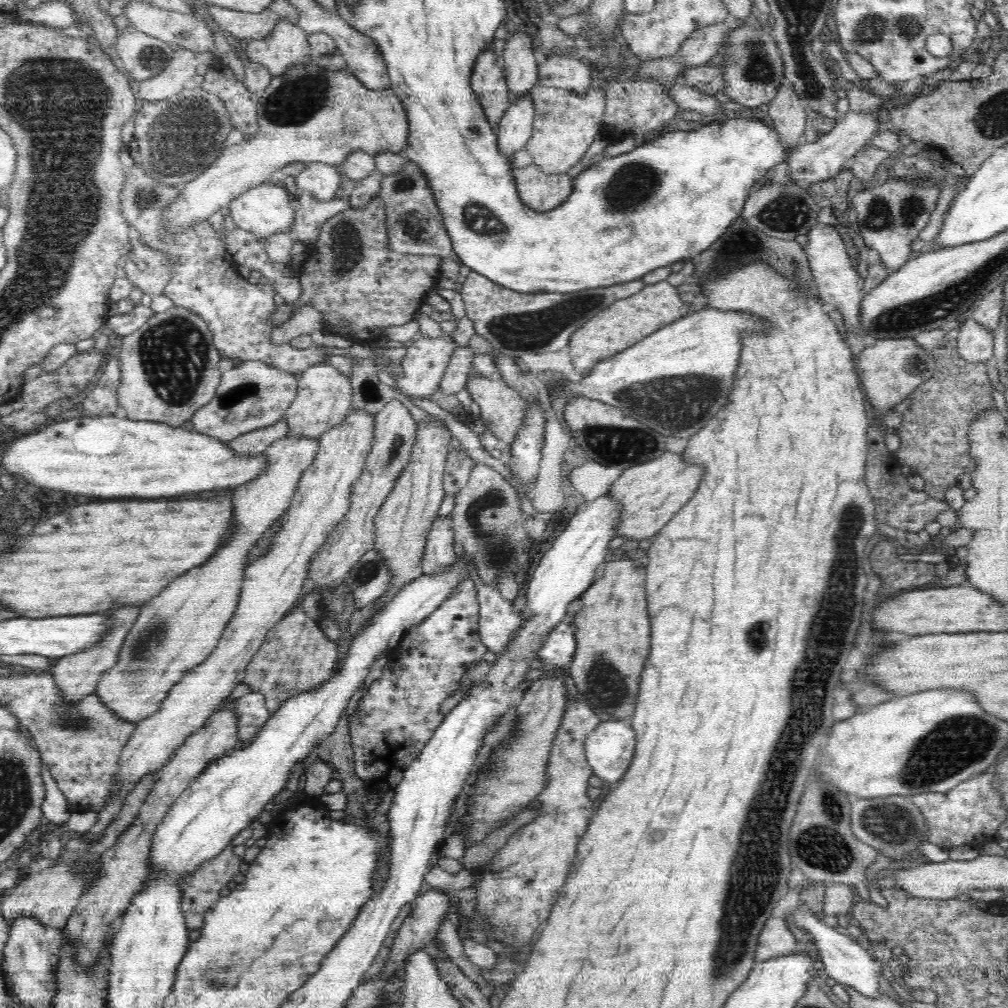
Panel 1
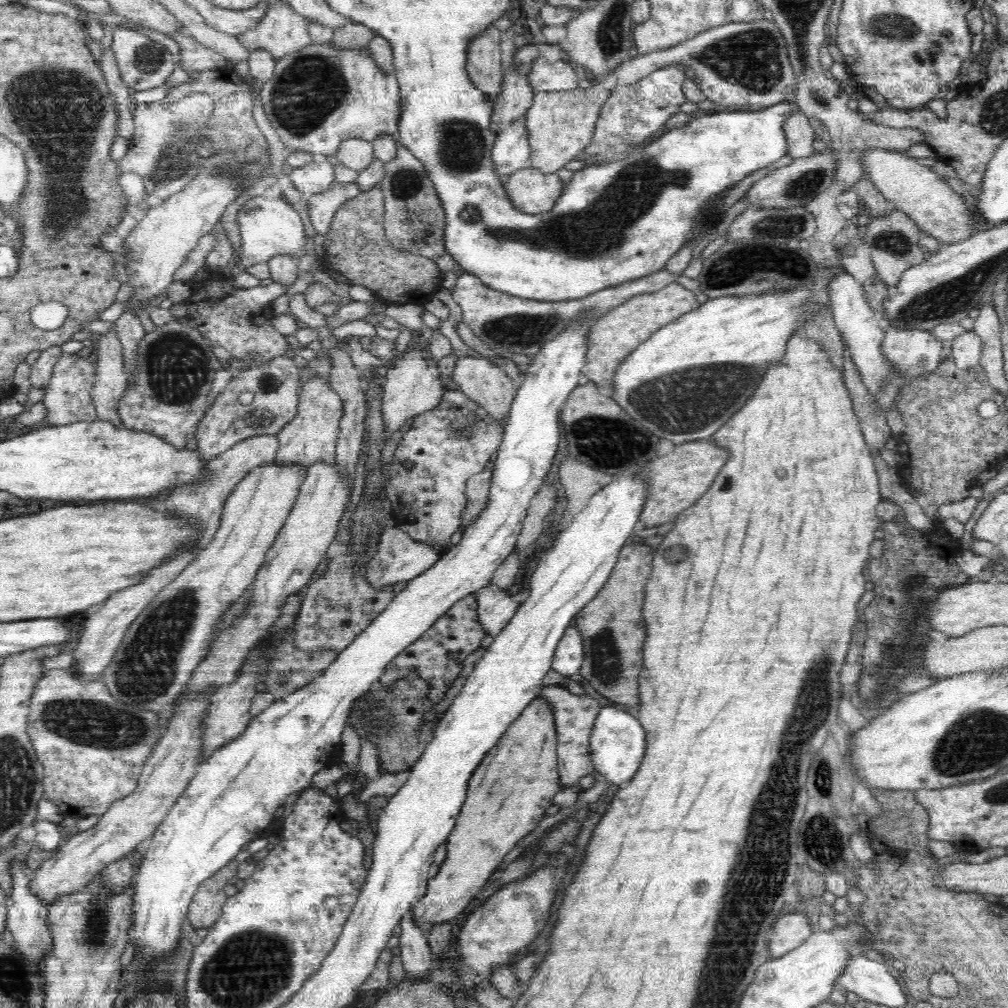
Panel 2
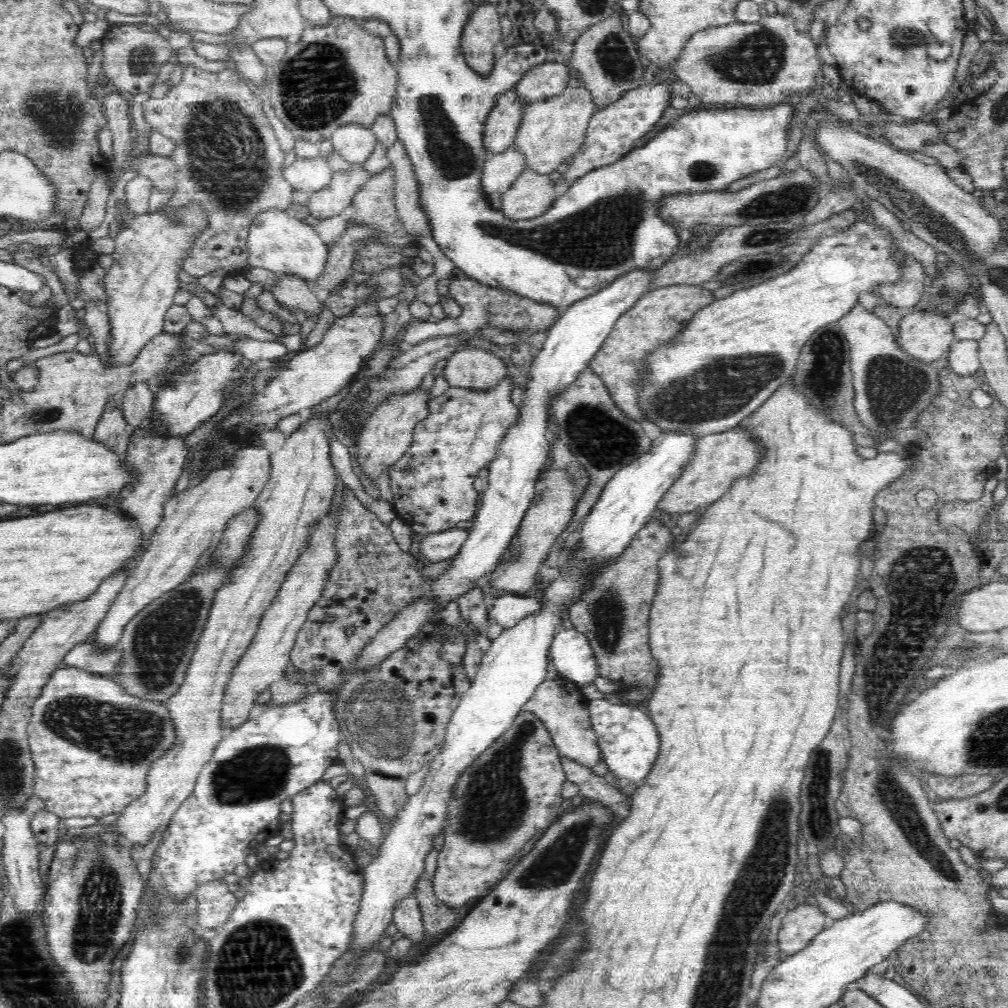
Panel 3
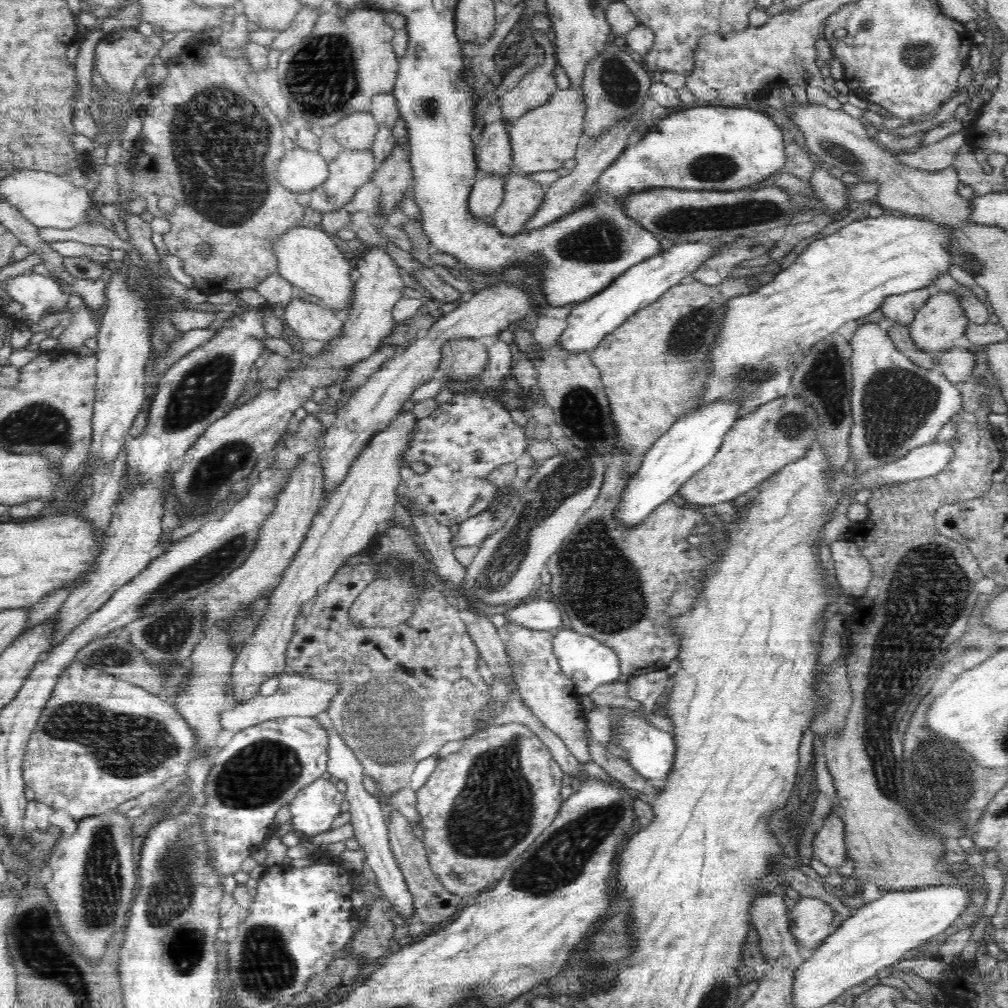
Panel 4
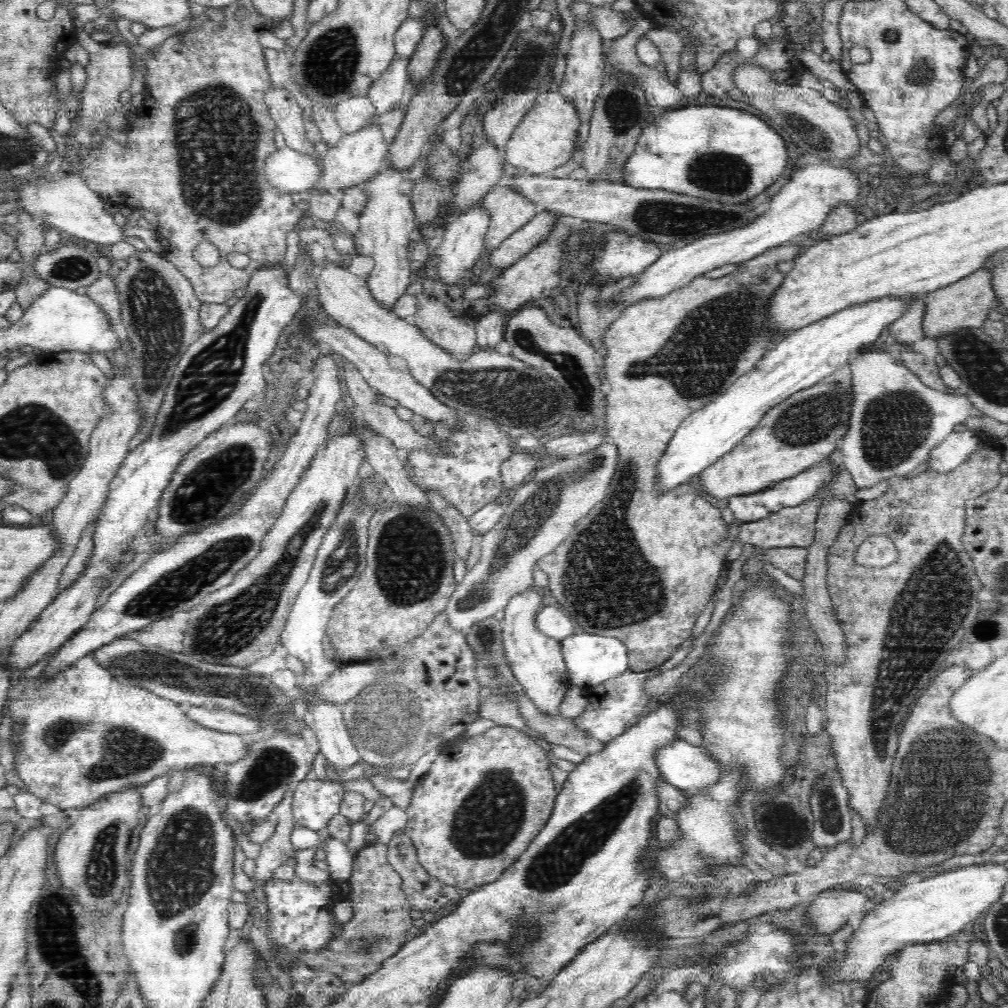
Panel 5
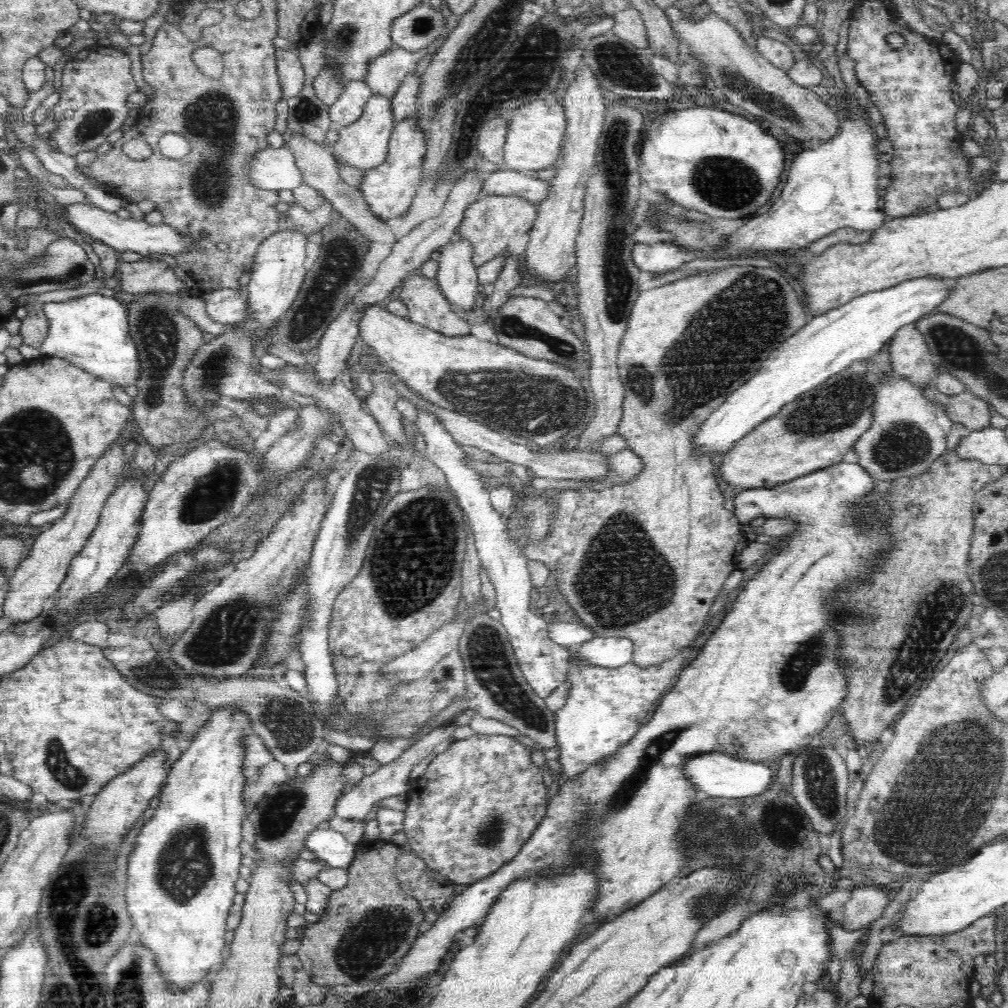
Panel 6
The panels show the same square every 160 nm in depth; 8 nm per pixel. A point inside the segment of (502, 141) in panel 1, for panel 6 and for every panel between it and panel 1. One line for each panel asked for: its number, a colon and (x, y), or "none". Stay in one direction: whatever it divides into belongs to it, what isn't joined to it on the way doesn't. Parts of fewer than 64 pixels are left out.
2: (511, 151)
3: (501, 170)
4: (487, 193)
5: (456, 256)
6: (457, 278)

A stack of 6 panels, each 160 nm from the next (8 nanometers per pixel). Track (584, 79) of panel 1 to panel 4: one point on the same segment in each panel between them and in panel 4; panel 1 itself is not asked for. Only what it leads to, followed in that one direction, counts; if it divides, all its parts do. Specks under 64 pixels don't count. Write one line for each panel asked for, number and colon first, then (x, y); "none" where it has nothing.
2: (560, 76)
3: (548, 79)
4: (535, 89)

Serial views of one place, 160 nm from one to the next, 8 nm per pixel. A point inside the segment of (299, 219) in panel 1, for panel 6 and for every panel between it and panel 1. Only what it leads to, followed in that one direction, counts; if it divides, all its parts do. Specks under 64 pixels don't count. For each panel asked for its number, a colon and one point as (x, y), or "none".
2: (322, 206)
3: (330, 201)
4: (350, 169)
5: (356, 157)
6: (364, 144)

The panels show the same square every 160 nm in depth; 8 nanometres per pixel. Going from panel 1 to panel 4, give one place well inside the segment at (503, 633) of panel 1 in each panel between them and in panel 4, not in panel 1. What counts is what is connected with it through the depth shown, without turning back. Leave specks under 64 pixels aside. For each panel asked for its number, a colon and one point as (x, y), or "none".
2: (495, 608)
3: (508, 610)
4: (541, 615)

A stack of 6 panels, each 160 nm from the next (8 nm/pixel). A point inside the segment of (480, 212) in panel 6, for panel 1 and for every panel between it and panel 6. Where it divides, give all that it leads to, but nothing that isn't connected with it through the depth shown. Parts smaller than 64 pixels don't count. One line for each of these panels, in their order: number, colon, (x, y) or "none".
1: (540, 191)
2: (530, 190)
3: (531, 194)
4: (522, 198)
5: (508, 211)

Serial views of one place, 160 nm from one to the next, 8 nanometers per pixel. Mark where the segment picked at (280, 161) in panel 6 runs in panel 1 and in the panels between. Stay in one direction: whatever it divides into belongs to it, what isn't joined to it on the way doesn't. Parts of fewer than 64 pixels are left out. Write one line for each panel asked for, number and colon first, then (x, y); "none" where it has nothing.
1: (321, 180)
2: (316, 177)
3: (310, 175)
4: (299, 170)
5: (287, 170)

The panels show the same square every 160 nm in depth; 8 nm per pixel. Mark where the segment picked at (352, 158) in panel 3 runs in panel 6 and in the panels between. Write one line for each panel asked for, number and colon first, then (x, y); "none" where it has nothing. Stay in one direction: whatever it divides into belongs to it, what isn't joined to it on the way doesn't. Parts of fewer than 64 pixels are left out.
4: (356, 131)
5: (351, 115)
6: (350, 104)

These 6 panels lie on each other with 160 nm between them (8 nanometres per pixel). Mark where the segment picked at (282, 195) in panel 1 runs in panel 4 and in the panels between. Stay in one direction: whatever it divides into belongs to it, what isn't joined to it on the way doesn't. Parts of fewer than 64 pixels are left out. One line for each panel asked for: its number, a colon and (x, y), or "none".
2: (267, 227)
3: (279, 242)
4: (308, 258)

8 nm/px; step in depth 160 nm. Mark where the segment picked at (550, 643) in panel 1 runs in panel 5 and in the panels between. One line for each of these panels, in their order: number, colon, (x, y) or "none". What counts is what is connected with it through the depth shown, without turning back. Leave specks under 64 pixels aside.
2: (568, 657)
3: (570, 651)
4: (588, 662)
5: (590, 659)

